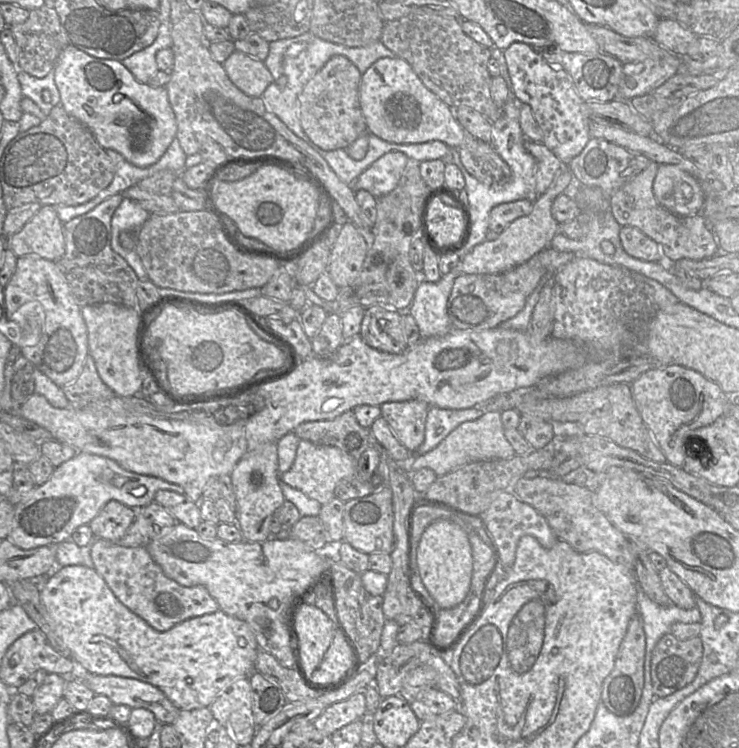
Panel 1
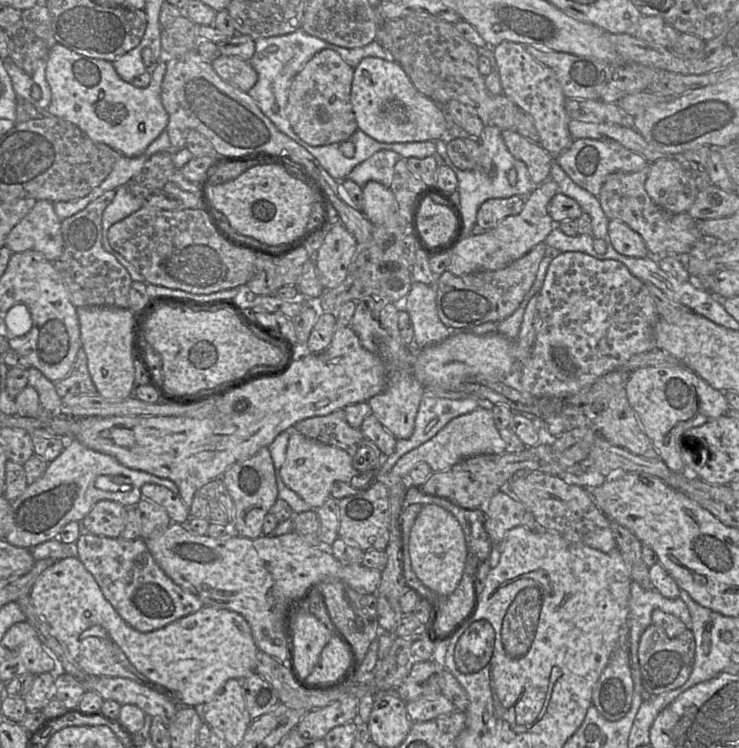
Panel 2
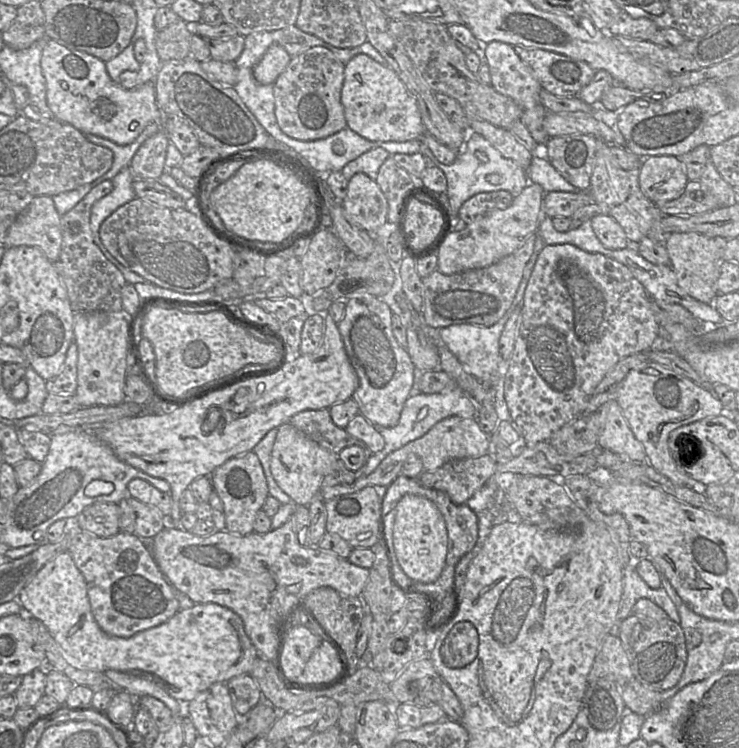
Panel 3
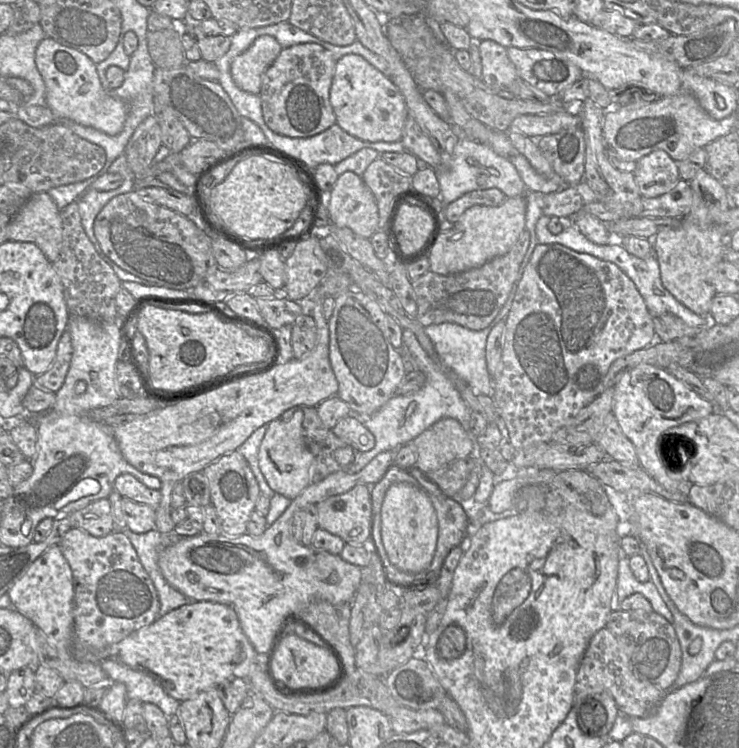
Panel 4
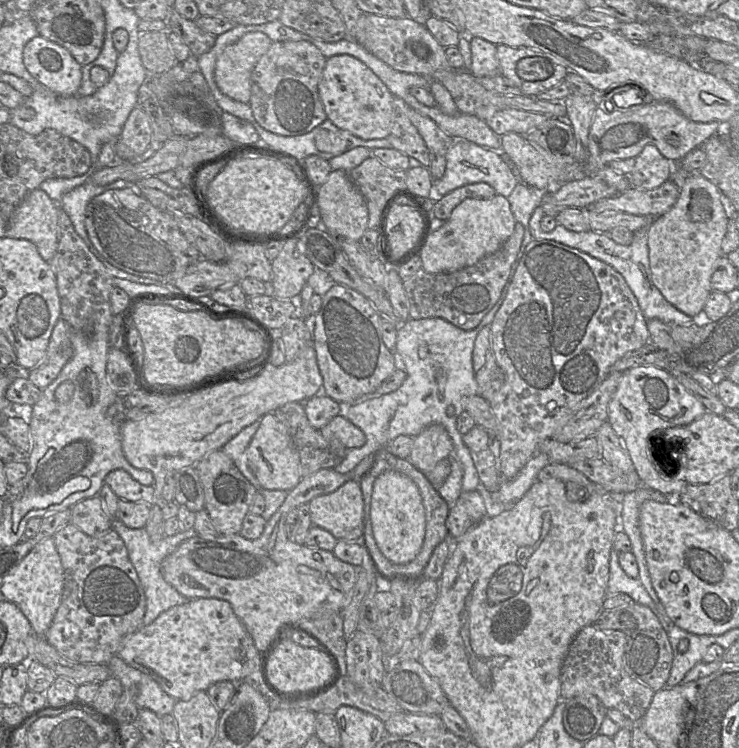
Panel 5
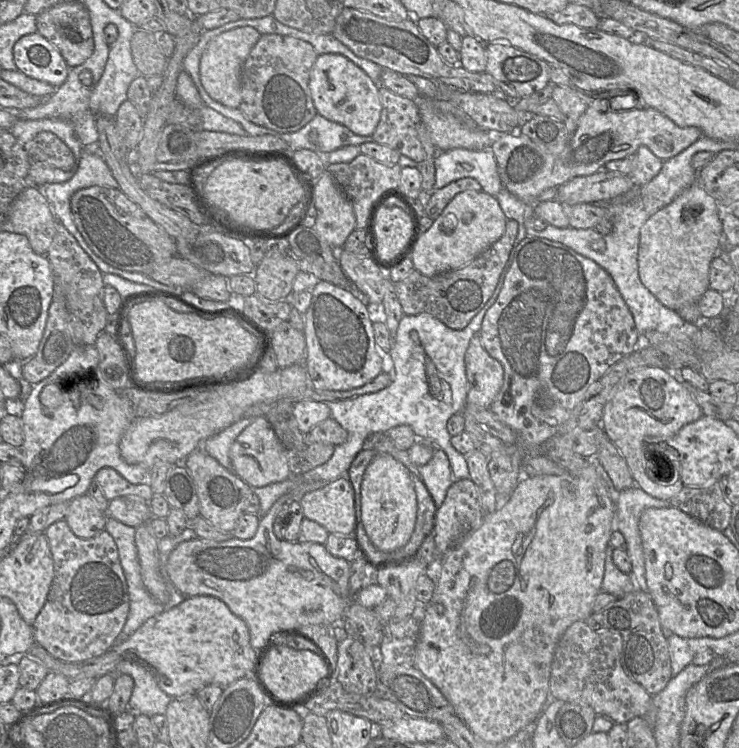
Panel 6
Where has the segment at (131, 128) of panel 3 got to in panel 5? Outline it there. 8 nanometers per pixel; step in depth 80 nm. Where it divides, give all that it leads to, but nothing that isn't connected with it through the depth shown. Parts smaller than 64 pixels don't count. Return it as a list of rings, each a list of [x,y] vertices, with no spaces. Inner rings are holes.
[[[38,35],[24,46],[23,63],[51,92],[63,97],[77,96],[82,65],[64,47]]]

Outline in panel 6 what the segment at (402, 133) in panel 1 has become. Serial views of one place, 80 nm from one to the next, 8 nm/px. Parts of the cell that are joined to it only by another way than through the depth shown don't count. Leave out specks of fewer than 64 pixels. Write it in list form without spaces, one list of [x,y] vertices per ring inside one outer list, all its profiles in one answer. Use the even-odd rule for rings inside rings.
[[[340,54],[318,55],[310,72],[309,88],[317,114],[347,127],[358,136],[372,136],[382,109],[379,86],[351,60]]]

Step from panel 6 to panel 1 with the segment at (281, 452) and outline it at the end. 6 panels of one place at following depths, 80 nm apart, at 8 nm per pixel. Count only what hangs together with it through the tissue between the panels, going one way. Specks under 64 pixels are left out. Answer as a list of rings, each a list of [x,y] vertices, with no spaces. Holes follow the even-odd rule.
[[[301,439],[292,467],[283,473],[281,478],[292,488],[300,490],[309,498],[325,505],[335,497],[335,489],[341,481],[353,479],[352,461],[352,457],[339,448],[318,445]]]

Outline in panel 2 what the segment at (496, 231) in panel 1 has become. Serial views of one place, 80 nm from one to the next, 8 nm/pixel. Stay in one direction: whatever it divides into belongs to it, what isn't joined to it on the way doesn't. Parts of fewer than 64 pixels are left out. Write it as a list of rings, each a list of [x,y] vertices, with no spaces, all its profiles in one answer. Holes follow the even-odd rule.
[[[525,197],[495,198],[485,201],[477,212],[476,224],[472,234],[482,234],[493,229],[504,218],[519,214],[525,203]]]

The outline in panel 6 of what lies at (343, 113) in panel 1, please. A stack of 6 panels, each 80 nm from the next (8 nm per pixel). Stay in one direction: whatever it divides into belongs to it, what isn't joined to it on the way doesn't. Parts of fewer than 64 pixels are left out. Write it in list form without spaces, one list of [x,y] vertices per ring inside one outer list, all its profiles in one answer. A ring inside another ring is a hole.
[[[261,34],[241,69],[242,100],[238,108],[256,125],[279,132],[300,130],[317,115],[309,88],[310,72],[317,57],[314,47],[304,40],[279,34]]]

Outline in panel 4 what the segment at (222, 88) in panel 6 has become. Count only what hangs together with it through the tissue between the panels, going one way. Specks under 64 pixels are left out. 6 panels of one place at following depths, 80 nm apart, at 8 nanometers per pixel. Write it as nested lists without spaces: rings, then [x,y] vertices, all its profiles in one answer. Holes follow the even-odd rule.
[[[262,35],[256,38],[253,44],[231,63],[230,72],[237,87],[245,92],[259,94],[262,76],[281,50],[282,46],[272,36]]]

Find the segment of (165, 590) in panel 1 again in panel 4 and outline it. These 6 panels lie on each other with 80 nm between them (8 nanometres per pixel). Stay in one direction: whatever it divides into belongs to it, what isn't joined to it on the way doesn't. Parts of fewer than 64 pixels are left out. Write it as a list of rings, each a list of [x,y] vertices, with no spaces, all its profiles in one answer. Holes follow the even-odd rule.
[[[74,526],[62,536],[59,547],[73,574],[74,636],[81,646],[104,650],[159,617],[155,586],[123,531],[94,537]]]

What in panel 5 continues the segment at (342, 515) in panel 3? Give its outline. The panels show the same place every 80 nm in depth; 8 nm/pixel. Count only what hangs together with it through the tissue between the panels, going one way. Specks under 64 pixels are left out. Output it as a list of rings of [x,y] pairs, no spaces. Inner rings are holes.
[[[349,480],[336,491],[315,497],[309,503],[311,521],[338,540],[362,542],[364,535],[364,498],[359,481]]]

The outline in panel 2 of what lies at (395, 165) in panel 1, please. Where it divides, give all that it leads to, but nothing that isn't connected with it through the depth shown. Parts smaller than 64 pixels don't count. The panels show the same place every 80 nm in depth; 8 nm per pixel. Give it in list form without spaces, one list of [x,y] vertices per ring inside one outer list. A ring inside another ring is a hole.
[[[380,150],[357,165],[347,179],[363,187],[369,181],[389,187],[393,180],[394,166],[402,157],[390,150]]]

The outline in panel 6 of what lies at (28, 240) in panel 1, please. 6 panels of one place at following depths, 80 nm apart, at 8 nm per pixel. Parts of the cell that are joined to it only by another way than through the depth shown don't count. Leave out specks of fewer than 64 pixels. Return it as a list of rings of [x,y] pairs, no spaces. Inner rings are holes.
[[[28,185],[12,203],[2,230],[23,234],[35,253],[47,255],[57,218],[47,198],[35,185]]]

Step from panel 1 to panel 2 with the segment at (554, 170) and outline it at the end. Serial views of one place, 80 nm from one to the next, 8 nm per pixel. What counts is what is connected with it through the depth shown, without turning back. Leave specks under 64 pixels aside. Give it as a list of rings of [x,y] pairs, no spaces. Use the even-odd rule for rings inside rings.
[[[502,130],[501,135],[509,152],[527,166],[534,185],[539,186],[549,179],[555,159],[539,143],[533,143],[512,130]]]

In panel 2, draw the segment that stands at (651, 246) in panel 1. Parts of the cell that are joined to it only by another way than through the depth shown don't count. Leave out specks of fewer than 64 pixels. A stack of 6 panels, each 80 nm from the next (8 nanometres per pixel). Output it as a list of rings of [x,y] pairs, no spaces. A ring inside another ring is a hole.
[[[609,221],[608,236],[613,249],[622,255],[633,258],[651,256],[642,237],[621,221]]]

